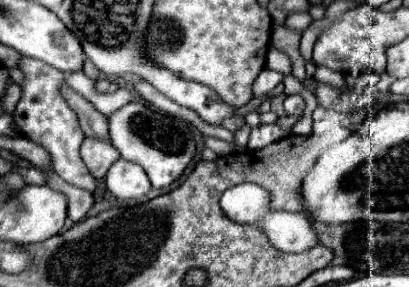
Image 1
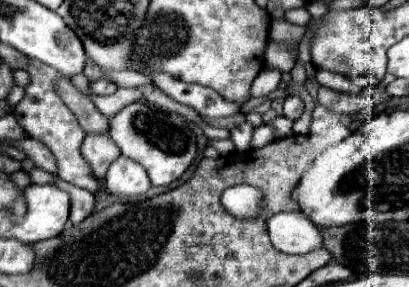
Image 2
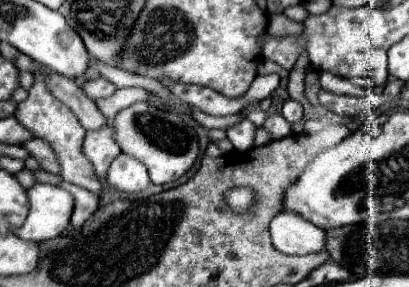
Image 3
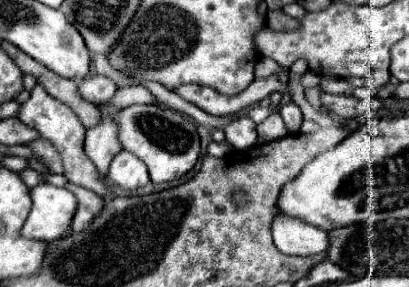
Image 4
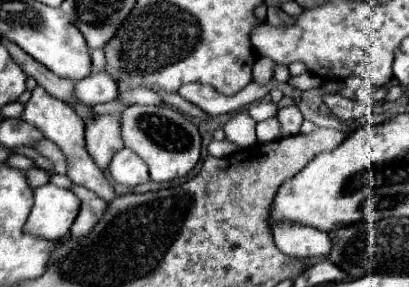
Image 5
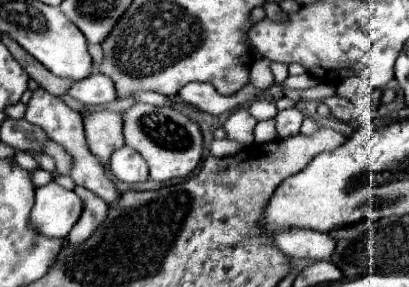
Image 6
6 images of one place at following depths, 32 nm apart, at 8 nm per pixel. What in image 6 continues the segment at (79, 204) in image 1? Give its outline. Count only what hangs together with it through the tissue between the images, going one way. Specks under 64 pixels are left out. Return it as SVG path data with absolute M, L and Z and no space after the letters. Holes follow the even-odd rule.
M76 186L74 190L82 198L84 210L82 210L80 220L76 222L76 226L68 234L70 246L76 246L76 244L82 244L84 240L88 240L94 234L94 230L108 218L108 204L102 198L98 198L94 192L90 192L82 186Z

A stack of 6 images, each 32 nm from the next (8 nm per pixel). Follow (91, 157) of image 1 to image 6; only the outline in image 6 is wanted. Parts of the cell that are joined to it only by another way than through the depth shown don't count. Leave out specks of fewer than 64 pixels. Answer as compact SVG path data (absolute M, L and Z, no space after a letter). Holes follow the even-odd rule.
M98 110L98 112L84 112L82 120L92 154L102 164L106 164L110 160L110 154L116 148L124 146L124 134L122 134L124 116L112 110Z

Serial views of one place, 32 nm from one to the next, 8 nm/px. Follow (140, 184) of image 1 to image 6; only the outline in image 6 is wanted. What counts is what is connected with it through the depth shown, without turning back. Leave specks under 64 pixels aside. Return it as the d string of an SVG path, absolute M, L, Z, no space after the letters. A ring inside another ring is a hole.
M130 146L118 148L112 158L110 158L110 170L114 176L122 182L134 184L134 182L144 182L148 178L148 164L146 160Z

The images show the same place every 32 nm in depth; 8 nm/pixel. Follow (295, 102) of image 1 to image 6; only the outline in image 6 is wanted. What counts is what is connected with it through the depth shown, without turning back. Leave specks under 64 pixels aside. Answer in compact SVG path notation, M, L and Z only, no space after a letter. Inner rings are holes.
M288 108L288 110L278 112L278 116L274 118L276 120L276 136L278 138L288 138L288 136L298 134L302 118L304 116L296 108Z

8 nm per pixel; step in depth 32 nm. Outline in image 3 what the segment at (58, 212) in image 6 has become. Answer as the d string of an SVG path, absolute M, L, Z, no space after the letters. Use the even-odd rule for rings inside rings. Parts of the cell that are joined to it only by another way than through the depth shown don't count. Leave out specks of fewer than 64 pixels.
M34 184L28 190L30 212L22 228L16 234L24 240L52 240L60 236L70 224L74 212L74 198L60 186Z

